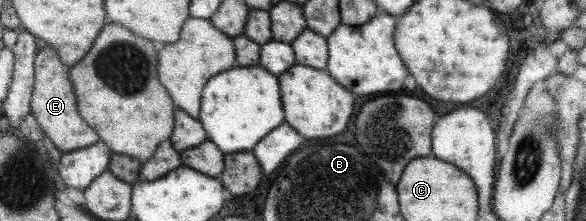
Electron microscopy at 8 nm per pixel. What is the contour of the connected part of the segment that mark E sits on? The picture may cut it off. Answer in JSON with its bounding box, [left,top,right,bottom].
[32,45,97,153]

